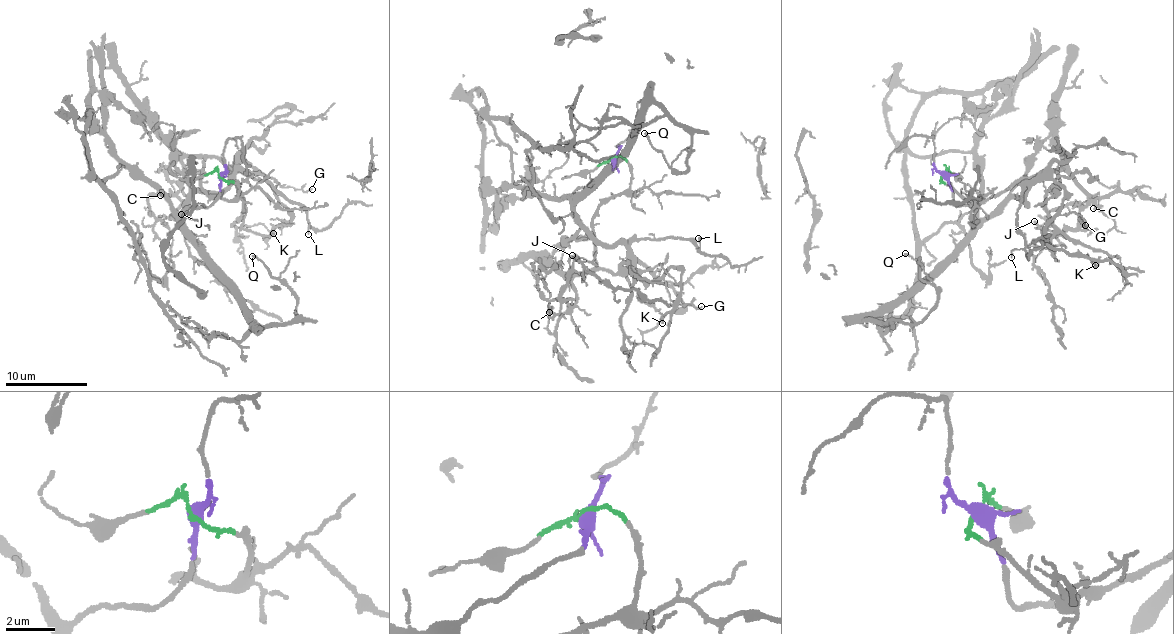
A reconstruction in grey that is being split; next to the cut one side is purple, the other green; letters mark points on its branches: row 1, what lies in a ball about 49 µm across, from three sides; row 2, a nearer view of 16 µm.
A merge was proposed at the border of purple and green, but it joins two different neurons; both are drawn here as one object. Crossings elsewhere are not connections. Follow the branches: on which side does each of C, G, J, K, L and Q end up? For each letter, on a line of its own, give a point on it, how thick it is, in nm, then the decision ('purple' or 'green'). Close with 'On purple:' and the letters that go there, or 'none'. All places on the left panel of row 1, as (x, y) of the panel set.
C: place (160, 195); calibre 120 nm; green
G: place (312, 189); calibre 120 nm; purple
J: place (181, 214); calibre 110 nm; green
K: place (273, 233); calibre 120 nm; purple
L: place (308, 234); calibre 100 nm; purple
Q: place (252, 256); calibre 130 nm; purple
On purple: G, K, L, Q

